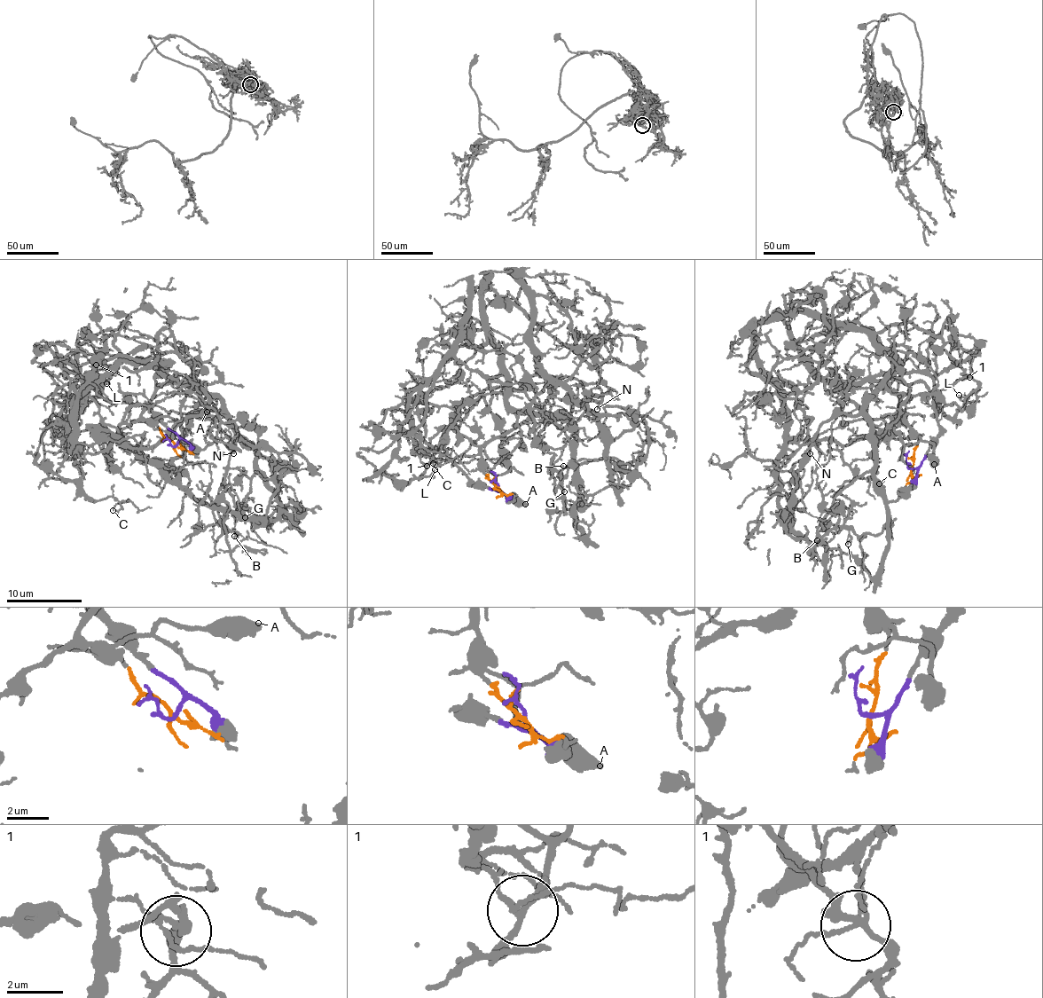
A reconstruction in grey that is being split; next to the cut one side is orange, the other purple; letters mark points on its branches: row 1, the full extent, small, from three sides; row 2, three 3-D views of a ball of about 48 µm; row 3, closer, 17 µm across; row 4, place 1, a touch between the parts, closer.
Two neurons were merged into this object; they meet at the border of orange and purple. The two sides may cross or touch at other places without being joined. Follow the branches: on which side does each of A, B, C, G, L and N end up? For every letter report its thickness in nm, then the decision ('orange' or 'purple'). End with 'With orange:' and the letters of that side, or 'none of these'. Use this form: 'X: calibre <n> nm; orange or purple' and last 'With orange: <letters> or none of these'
A: calibre 550 nm; orange
B: calibre 150 nm; orange
C: calibre 110 nm; purple
G: calibre 140 nm; orange
L: calibre 80 nm; orange
N: calibre 160 nm; orange
With orange: A, B, G, L, N

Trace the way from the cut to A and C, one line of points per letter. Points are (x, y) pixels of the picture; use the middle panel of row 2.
A: (497, 487), (482, 471), (495, 477), (497, 491), (516, 498), (526, 505)
C: (498, 487), (470, 481), (414, 429), (411, 391), (433, 379), (414, 432), (447, 459), (432, 464)

